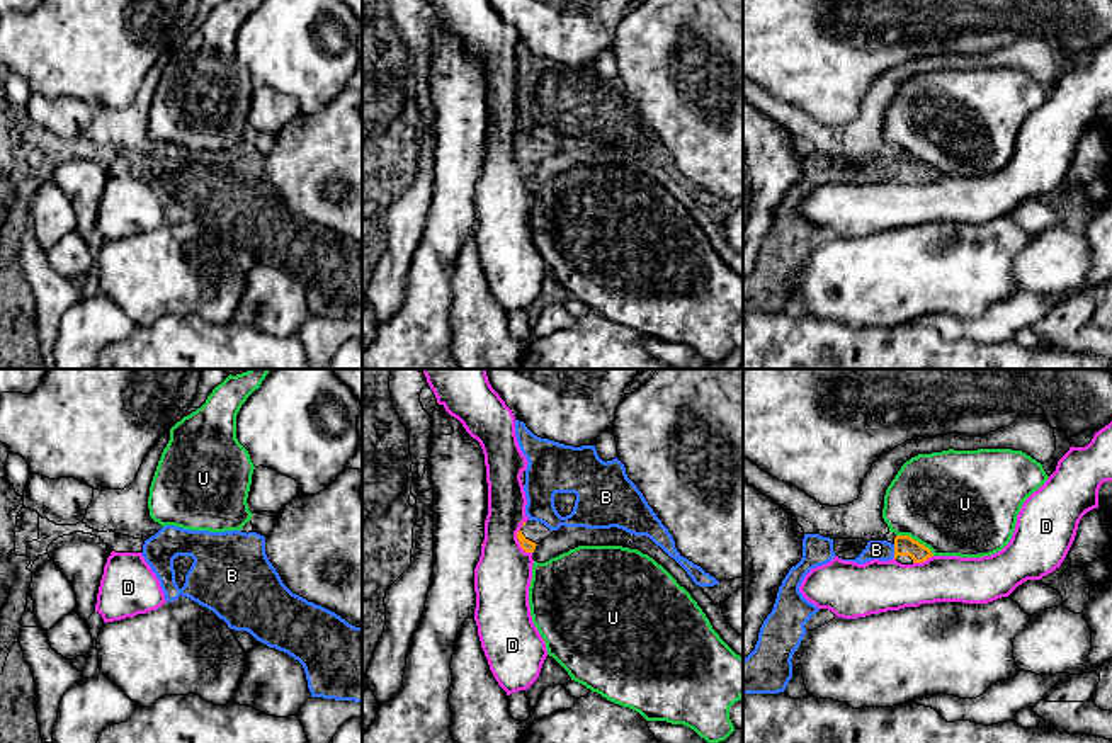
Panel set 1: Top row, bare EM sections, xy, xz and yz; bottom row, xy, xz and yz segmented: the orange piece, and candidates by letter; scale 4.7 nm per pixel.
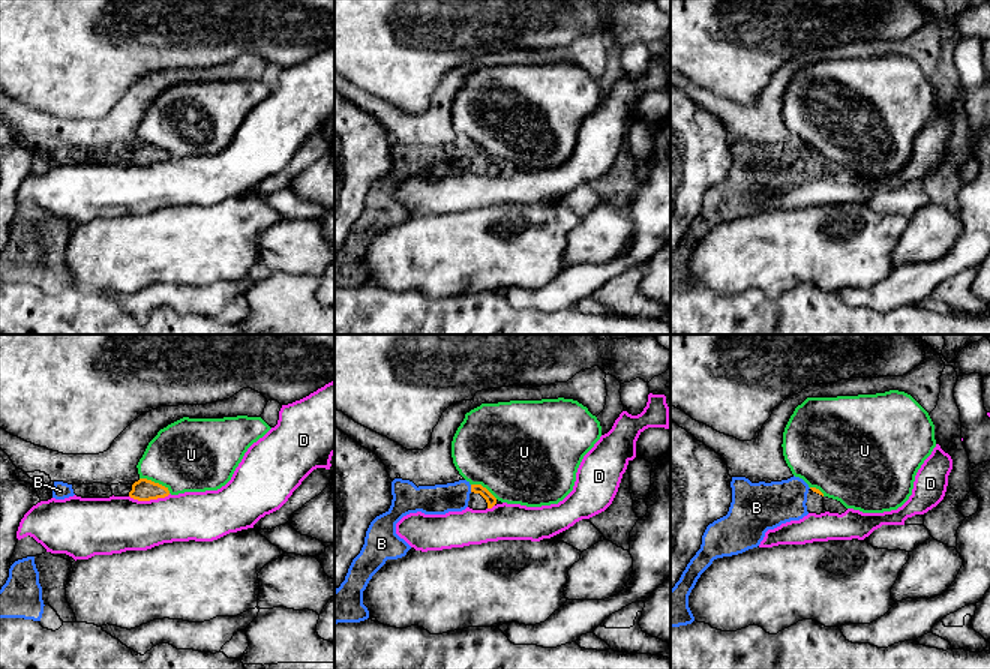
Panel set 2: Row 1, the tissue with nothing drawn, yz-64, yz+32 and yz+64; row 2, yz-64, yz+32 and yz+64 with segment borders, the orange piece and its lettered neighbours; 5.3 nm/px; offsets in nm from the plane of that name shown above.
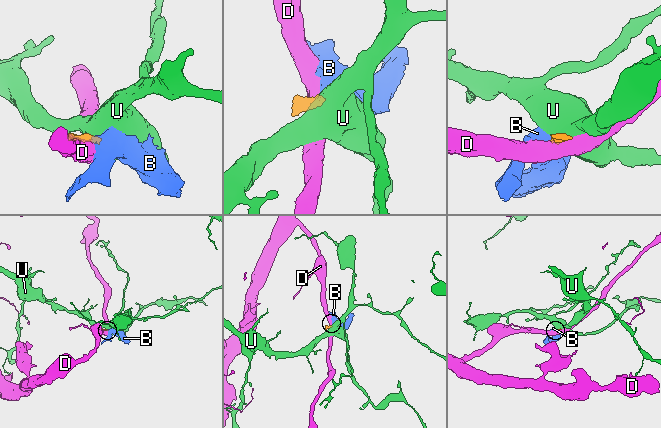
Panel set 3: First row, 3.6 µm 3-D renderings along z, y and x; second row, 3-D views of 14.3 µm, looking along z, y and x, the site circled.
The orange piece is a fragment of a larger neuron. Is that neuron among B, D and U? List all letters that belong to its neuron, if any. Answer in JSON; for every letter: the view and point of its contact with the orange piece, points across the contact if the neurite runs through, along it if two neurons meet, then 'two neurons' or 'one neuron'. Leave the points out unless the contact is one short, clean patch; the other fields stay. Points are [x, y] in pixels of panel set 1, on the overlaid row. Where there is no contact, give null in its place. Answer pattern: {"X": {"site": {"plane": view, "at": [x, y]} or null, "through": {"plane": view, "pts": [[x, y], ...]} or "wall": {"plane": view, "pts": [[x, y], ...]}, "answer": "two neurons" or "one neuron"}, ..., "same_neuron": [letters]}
{"B": {"site": {"plane": "yz", "at": [895, 551]}, "through": {"plane": "yz", "pts": [[903, 544], [895, 551], [876, 550]]}, "answer": "one neuron"}, "D": {"site": {"plane": "xz", "at": [519, 541]}, "wall": {"plane": "xz", "pts": [[519, 529], [517, 541], [531, 553]]}, "answer": "two neurons"}, "U": {"site": {"plane": "yz", "at": [913, 539]}, "wall": {"plane": "yz", "pts": [[896, 534], [917, 539], [934, 555]]}, "answer": "two neurons"}, "same_neuron": ["B"]}

